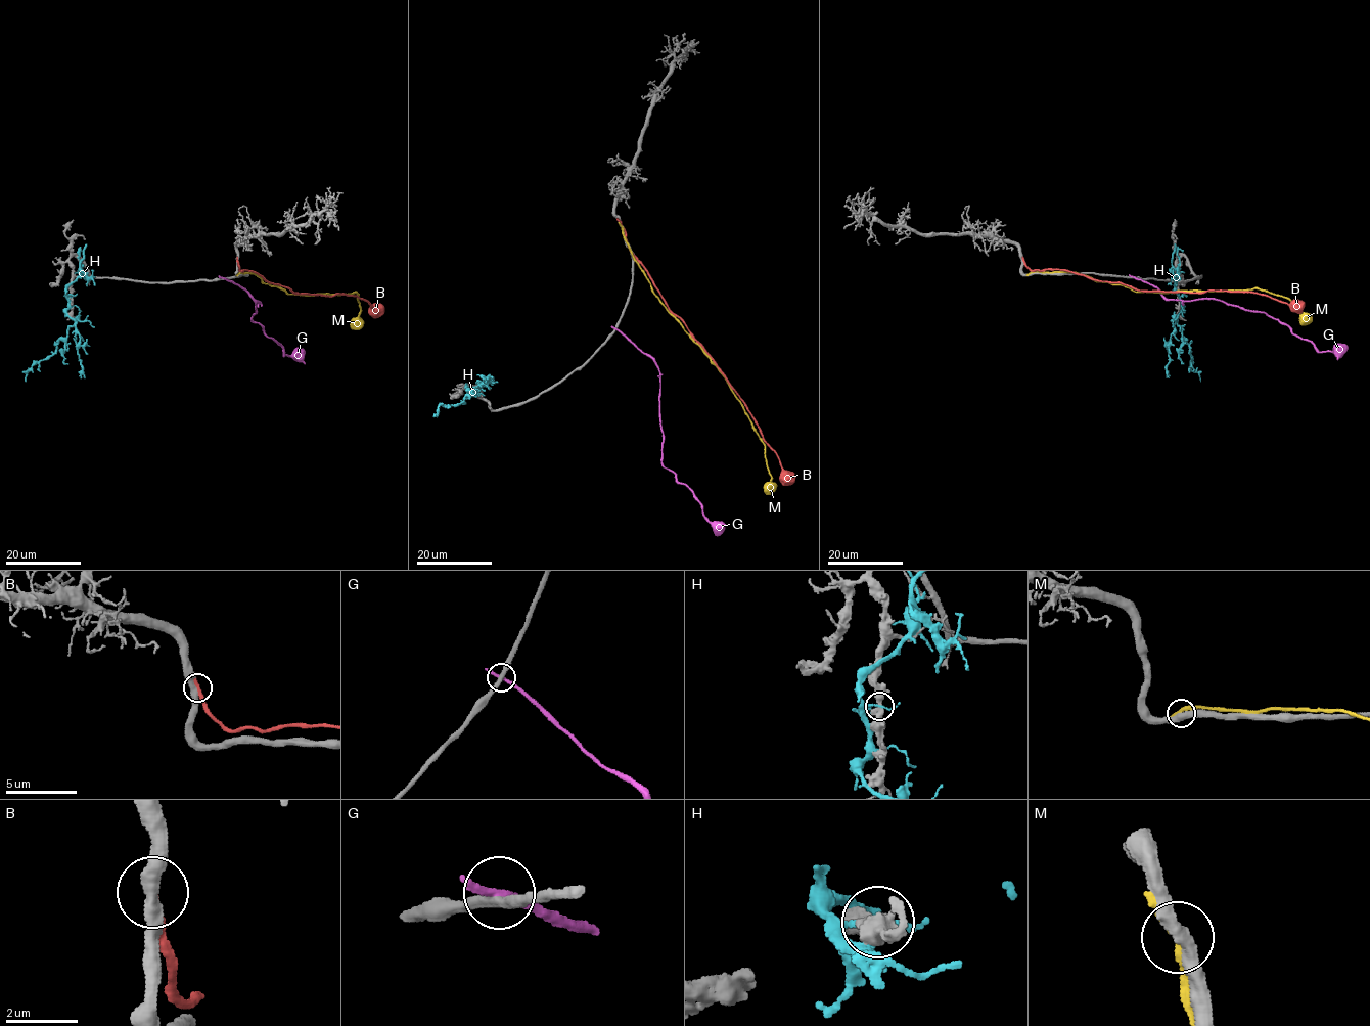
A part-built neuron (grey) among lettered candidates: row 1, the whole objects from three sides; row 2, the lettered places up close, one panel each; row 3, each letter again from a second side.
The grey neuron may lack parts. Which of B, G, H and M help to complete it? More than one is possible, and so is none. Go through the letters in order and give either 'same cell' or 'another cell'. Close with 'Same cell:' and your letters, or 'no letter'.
B: same cell
G: another cell
H: another cell
M: another cell
Same cell: B

